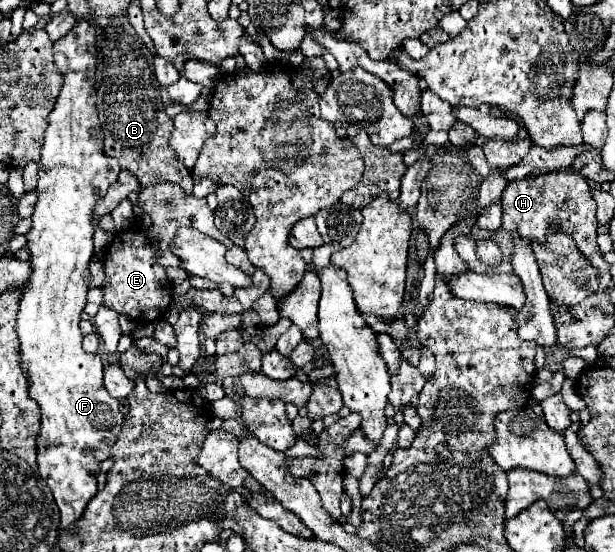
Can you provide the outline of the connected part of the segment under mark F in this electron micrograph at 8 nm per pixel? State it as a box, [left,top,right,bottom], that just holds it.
[17,19,123,531]

